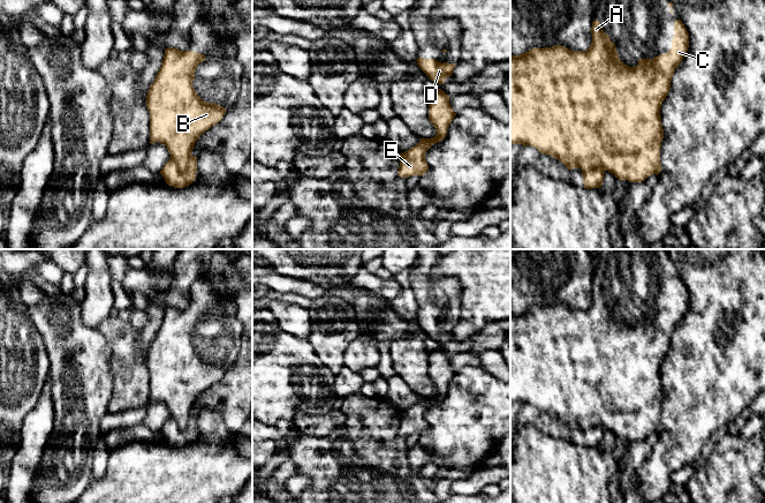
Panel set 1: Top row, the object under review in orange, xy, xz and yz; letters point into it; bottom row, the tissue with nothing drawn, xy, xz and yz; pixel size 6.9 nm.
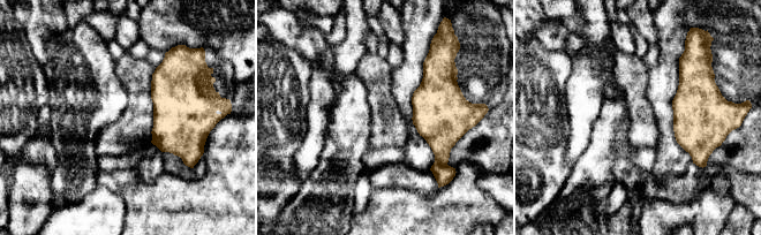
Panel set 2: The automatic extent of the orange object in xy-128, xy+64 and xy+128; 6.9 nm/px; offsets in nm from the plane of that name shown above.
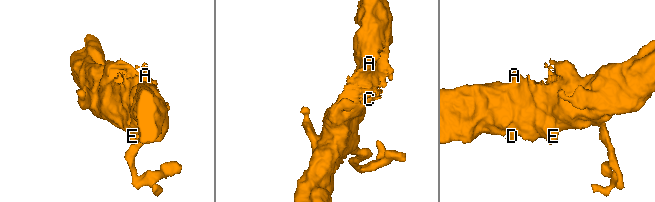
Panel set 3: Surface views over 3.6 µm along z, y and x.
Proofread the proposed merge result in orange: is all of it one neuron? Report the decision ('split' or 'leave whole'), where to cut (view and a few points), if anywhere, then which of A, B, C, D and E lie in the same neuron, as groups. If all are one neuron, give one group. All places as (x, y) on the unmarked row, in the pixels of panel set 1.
split | xy (191, 414), (184, 427), (181, 427), (171, 417) | A B C E / D

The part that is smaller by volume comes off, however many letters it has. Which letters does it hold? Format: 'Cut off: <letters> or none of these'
Cut off: D

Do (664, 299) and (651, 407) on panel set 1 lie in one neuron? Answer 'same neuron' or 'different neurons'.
same neuron

